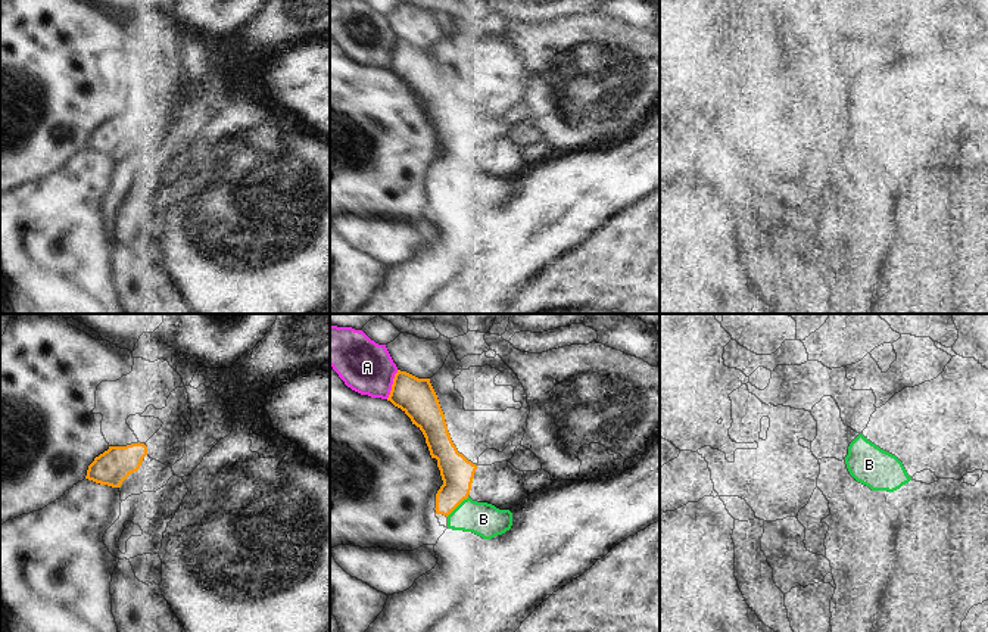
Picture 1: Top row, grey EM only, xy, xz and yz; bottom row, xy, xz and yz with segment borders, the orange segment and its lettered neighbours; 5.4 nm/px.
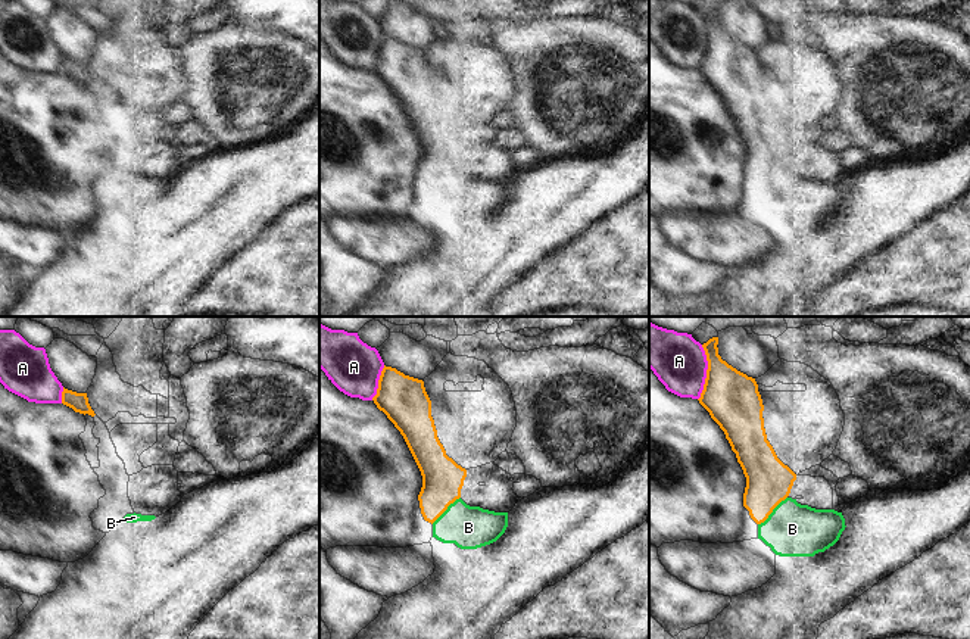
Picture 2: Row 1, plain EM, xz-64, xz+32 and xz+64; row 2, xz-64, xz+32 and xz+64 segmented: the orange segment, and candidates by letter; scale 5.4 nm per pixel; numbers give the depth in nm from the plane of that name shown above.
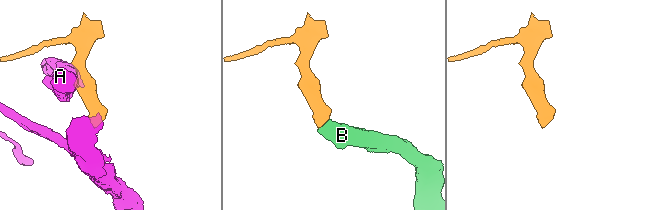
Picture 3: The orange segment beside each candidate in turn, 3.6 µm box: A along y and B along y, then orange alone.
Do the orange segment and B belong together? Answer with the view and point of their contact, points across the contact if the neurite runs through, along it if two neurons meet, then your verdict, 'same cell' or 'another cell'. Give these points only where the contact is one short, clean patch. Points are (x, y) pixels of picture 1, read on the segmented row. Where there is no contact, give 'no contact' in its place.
meets orange in xz at (457, 506); runs through xz (457, 472), (457, 506), (466, 514), (483, 519); same cell

